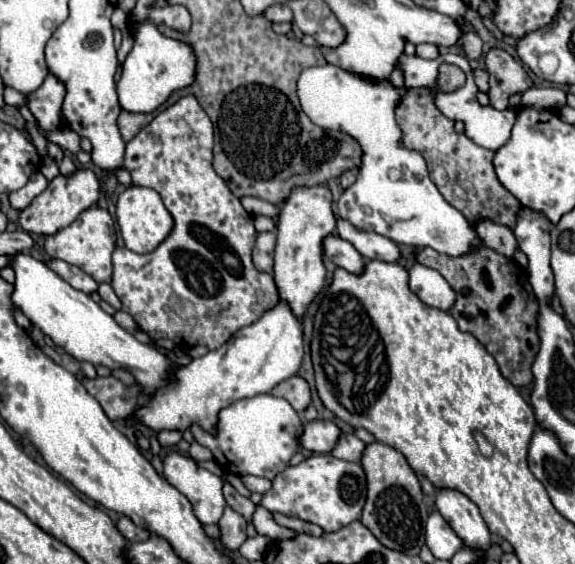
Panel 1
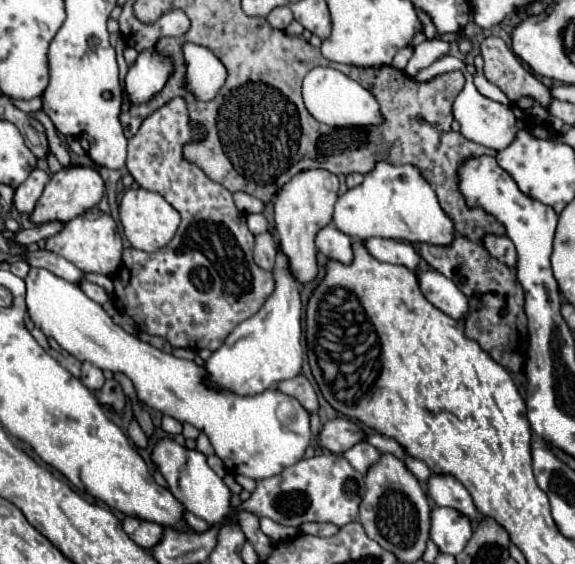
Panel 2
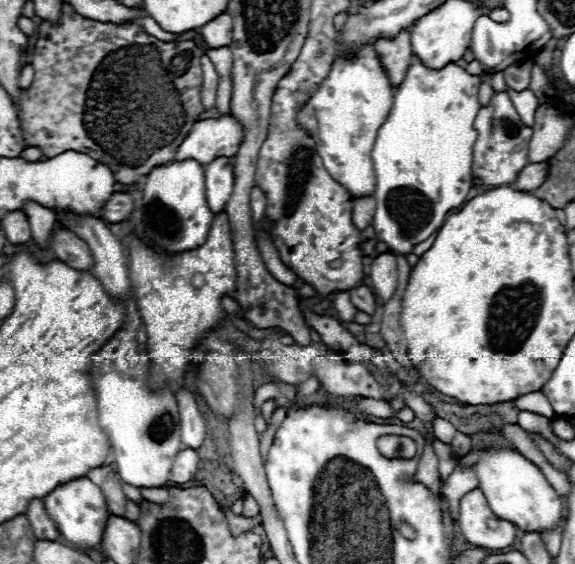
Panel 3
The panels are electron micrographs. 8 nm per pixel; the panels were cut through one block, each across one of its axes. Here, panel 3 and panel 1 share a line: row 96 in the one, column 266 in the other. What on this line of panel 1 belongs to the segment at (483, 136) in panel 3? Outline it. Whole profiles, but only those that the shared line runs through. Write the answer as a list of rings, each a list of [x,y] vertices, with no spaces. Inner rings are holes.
[[[314,454],[296,466],[288,466],[272,480],[272,488],[262,494],[260,506],[268,512],[300,518],[336,532],[358,520],[366,502],[366,476],[360,464],[332,458],[330,454]]]

